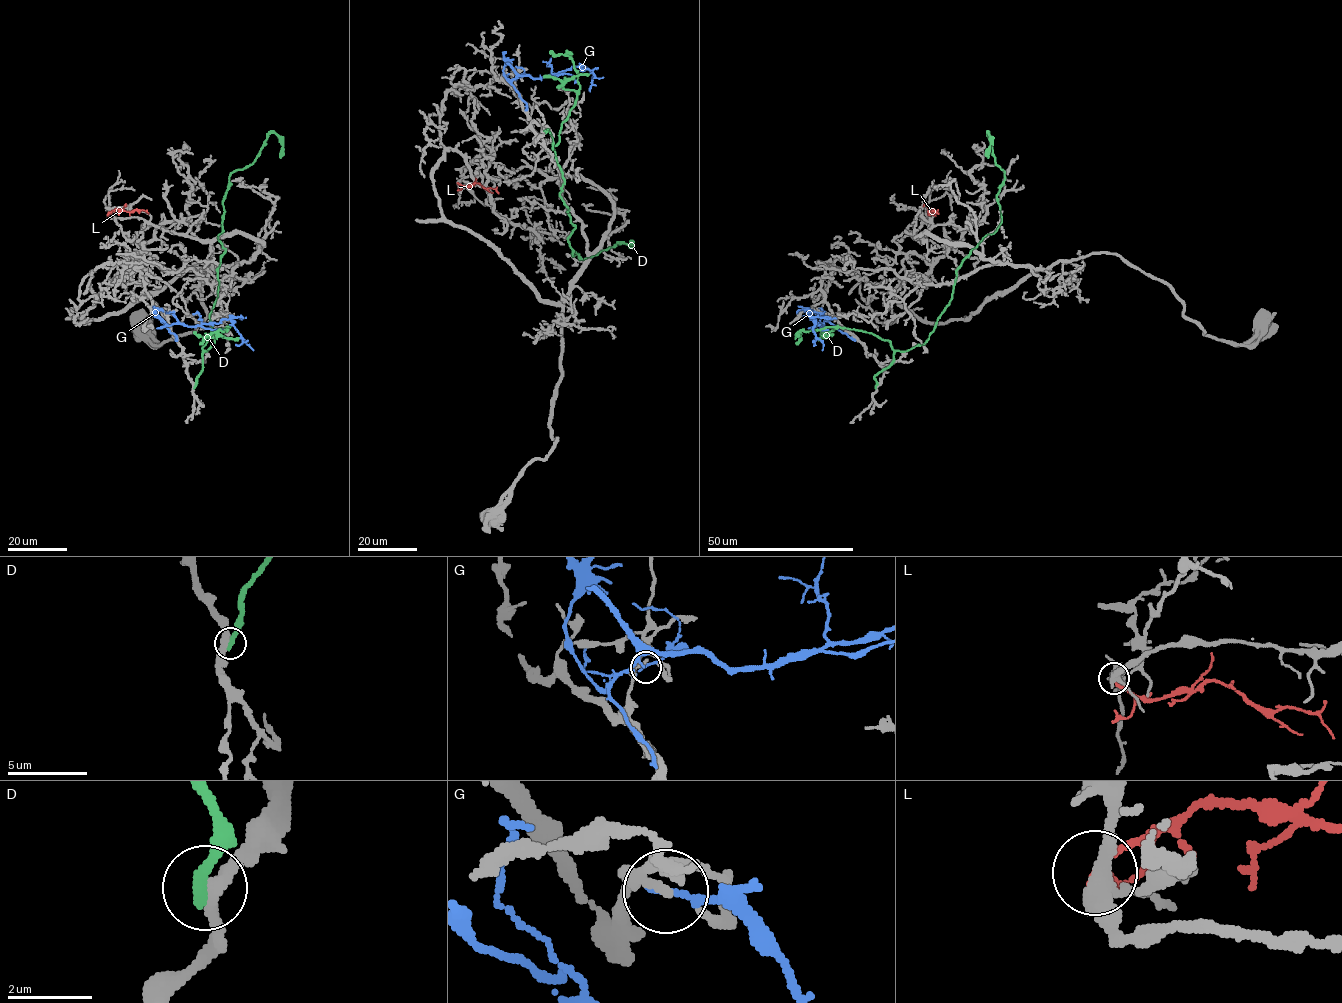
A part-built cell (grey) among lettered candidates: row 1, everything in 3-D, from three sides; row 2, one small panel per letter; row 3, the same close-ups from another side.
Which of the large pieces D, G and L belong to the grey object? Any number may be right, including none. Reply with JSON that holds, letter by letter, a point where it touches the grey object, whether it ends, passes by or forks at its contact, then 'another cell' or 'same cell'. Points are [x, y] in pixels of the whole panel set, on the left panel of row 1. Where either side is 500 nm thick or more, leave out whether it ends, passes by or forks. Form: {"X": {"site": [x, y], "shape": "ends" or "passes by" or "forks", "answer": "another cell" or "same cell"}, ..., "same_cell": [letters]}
{"D": {"site": [194, 387], "shape": "ends", "answer": "another cell"}, "G": {"site": [168, 313], "shape": "ends", "answer": "another cell"}, "L": {"site": [108, 214], "shape": "ends", "answer": "another cell"}, "same_cell": []}

